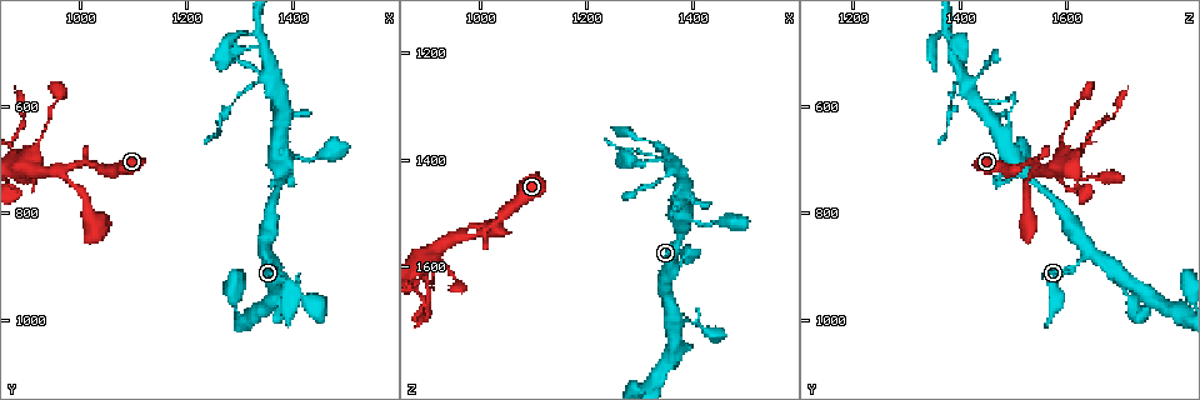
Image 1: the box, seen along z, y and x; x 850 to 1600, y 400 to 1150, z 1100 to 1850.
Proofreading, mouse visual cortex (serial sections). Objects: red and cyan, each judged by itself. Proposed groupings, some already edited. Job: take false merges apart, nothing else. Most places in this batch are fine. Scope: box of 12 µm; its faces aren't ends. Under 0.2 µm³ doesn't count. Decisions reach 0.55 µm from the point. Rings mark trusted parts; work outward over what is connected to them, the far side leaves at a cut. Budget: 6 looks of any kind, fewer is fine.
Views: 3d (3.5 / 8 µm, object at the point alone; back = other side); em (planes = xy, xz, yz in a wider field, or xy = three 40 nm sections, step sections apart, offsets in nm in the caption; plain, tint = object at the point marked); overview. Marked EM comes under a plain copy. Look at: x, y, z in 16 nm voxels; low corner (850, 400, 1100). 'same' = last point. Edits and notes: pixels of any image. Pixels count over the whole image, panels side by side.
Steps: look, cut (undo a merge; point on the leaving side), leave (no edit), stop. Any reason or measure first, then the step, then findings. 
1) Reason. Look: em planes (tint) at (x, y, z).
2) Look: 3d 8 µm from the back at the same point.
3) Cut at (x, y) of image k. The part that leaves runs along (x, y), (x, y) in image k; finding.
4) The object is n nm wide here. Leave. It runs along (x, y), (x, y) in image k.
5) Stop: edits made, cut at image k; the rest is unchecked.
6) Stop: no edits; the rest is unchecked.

A fork. Look: 3d 3.5 µm at (1345, 875, 1640).

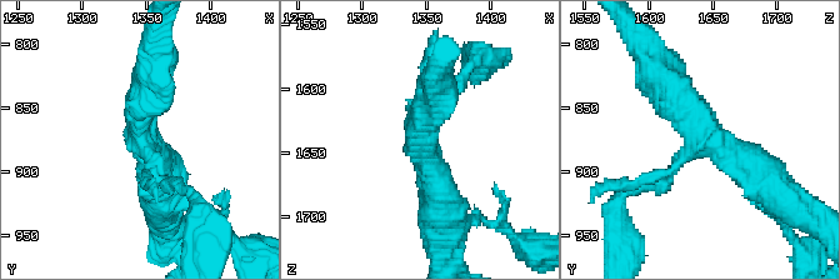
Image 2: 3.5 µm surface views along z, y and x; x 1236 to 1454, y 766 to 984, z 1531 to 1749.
3 arms meet here; the arms are 150, 400, 400 nm wide. Look: em xy step 1 (tint) at (1344, 874, 1638).

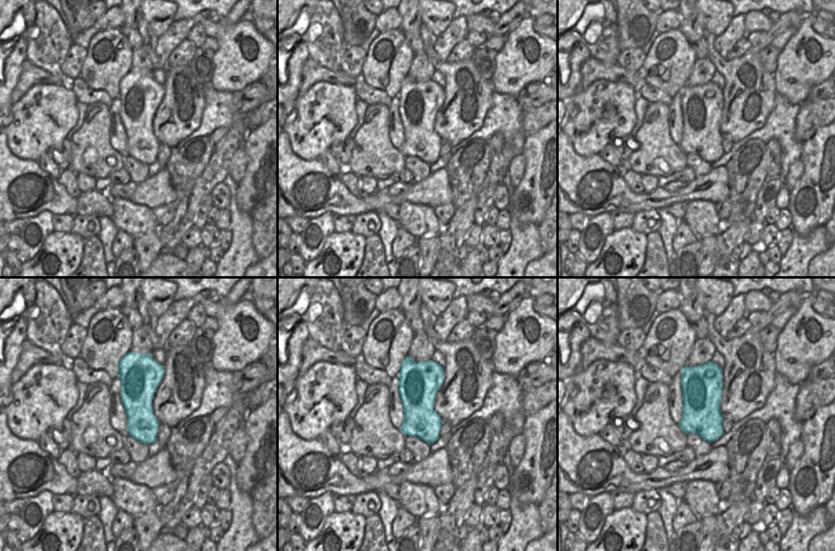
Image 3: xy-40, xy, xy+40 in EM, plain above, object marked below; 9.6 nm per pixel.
Leave. It runs along (145, 183), (153, 71) in image 2; continuous, no second cell.

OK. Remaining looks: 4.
Branch point. Look: 3d 3.5 µm at (1380, 715, 1515).

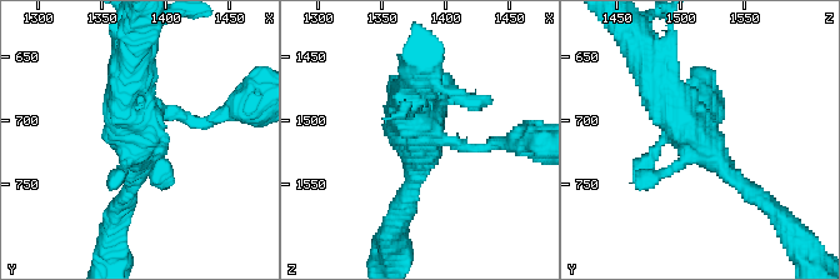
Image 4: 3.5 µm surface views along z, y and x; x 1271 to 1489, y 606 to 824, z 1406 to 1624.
Look: em xy step 5 (tint) at (1378, 718, 1516).

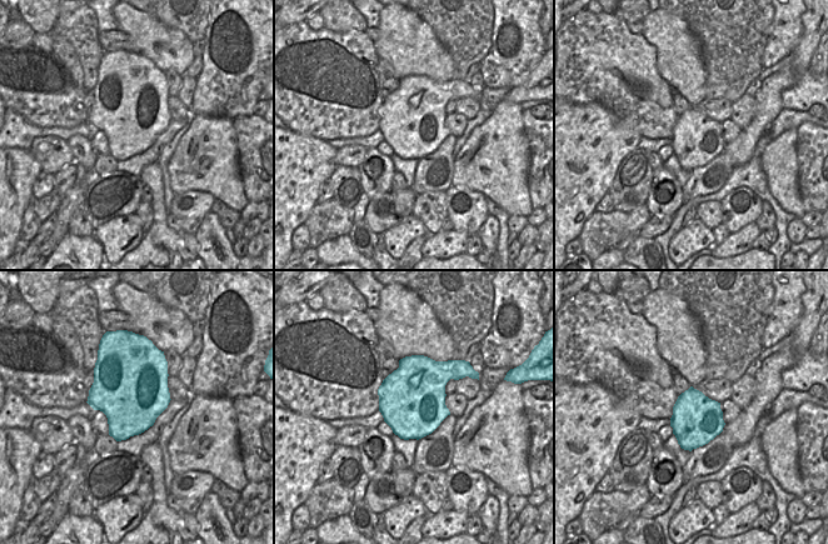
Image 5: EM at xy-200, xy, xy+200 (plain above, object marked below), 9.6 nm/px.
Cut it another way. Look: em xy step 2 (tint) at the same point.

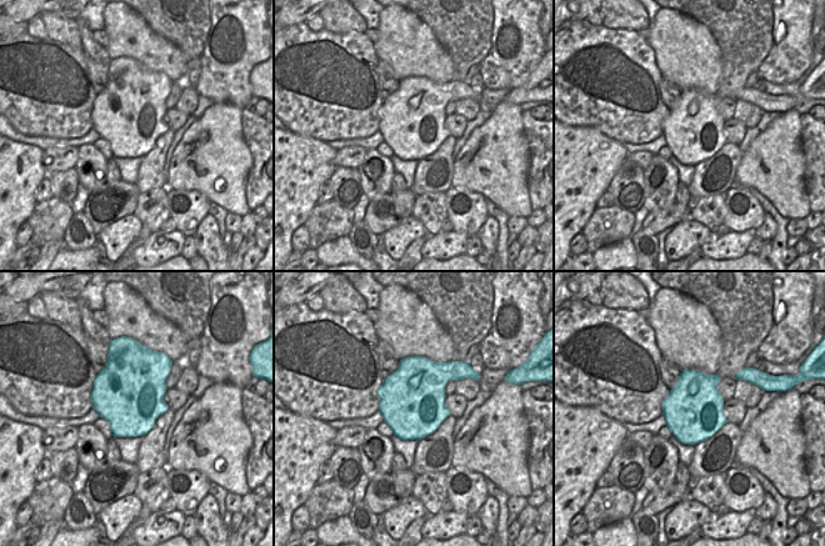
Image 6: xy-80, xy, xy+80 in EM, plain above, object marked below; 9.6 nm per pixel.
Leave. It runs along (746, 188), (681, 119), (646, 56) in image 4; all the same cell.

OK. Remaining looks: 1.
Stop: no edits; the rest is unchecked.

